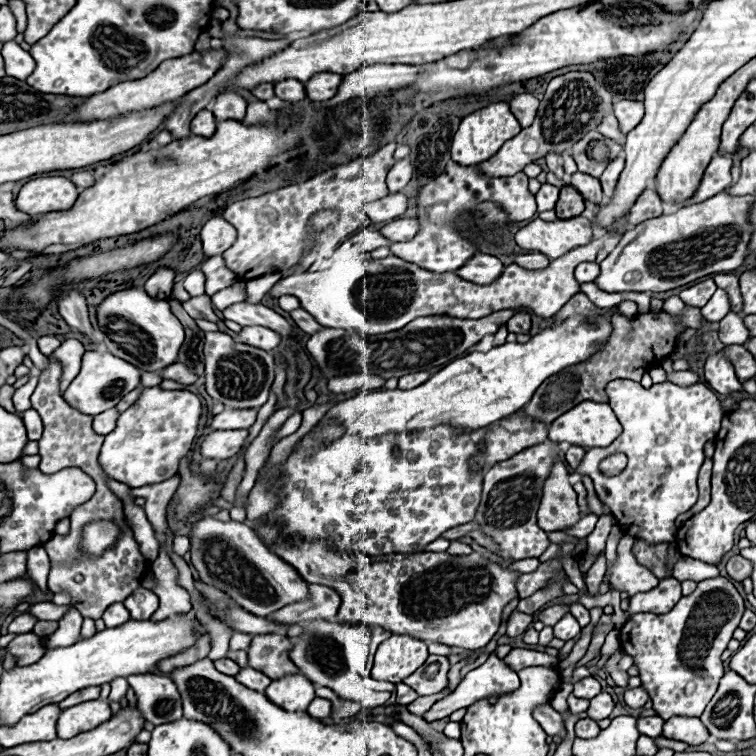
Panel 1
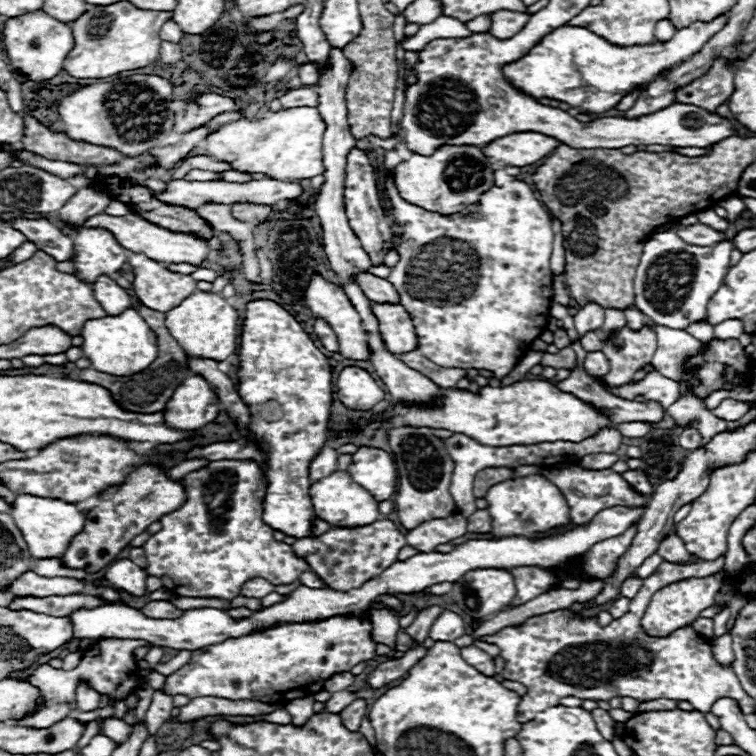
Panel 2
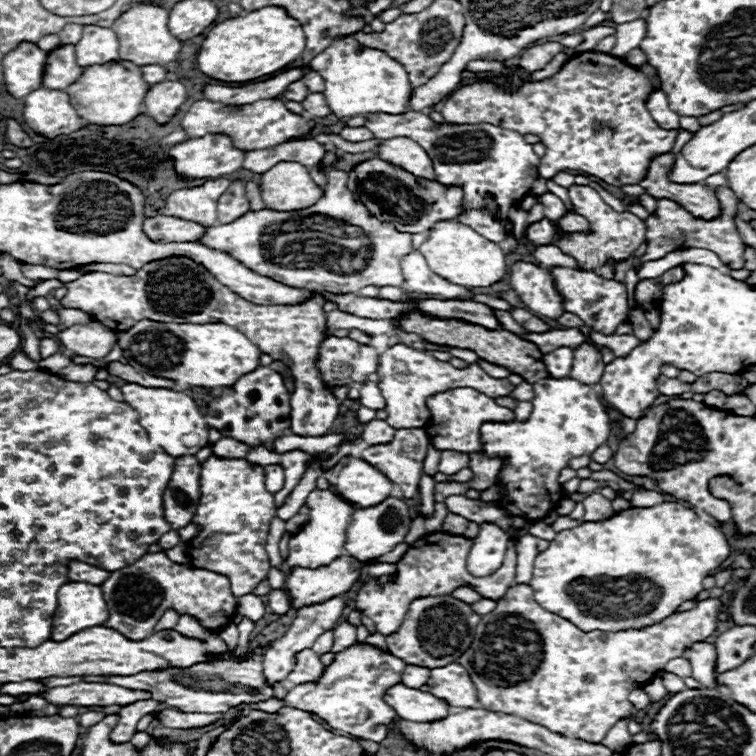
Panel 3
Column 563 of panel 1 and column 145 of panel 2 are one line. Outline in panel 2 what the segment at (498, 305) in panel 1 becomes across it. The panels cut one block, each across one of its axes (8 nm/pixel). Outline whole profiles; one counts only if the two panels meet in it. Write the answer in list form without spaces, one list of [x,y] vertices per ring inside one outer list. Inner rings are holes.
[[[128,254],[132,268],[134,296],[150,310],[168,312],[174,304],[180,304],[190,292],[196,292],[196,280],[190,276],[178,276],[166,272],[160,262],[154,262],[142,254]]]

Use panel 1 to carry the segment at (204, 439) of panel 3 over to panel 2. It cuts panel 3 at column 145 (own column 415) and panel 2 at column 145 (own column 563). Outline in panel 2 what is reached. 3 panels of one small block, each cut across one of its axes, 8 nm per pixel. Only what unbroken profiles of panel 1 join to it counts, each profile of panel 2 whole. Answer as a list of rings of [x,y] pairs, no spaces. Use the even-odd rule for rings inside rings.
[[[128,308],[118,316],[106,316],[98,320],[88,320],[82,328],[84,344],[84,356],[92,362],[92,368],[98,372],[106,372],[110,376],[132,376],[142,370],[146,370],[154,356],[158,354],[158,344],[154,332],[148,328],[148,324],[142,320],[142,316]]]

